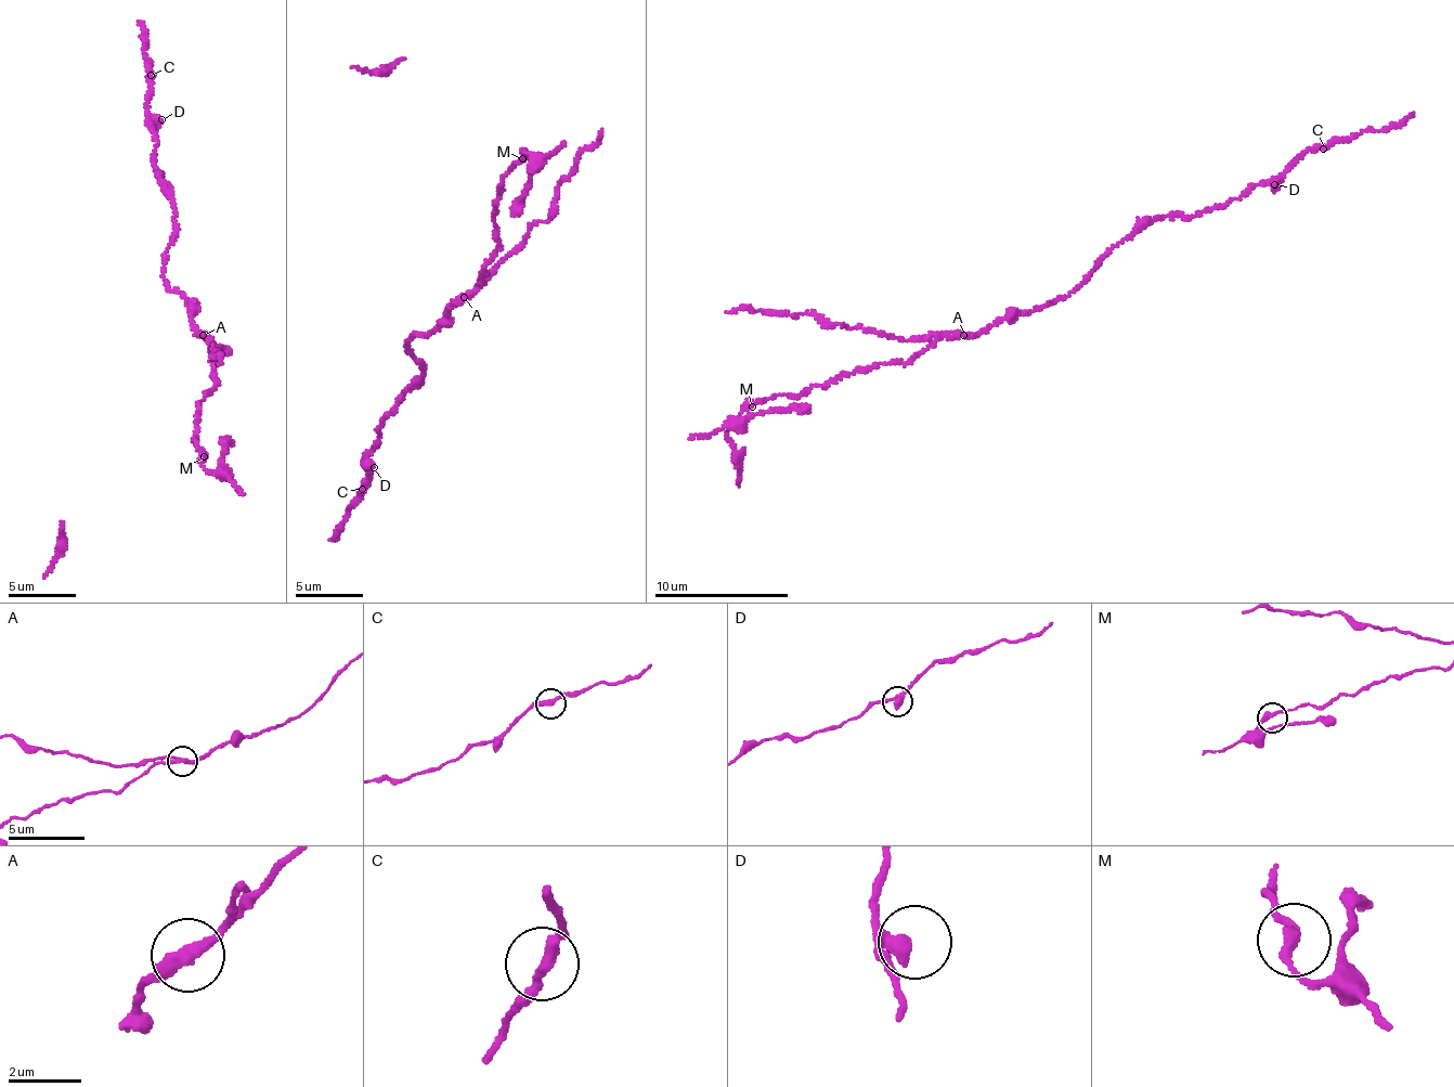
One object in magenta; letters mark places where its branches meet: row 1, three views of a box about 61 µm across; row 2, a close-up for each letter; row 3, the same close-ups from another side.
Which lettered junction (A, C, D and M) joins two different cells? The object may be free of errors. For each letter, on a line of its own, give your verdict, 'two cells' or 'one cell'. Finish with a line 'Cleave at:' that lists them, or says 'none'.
A: two cells
C: one cell
D: one cell
M: one cell
Cleave at: A

